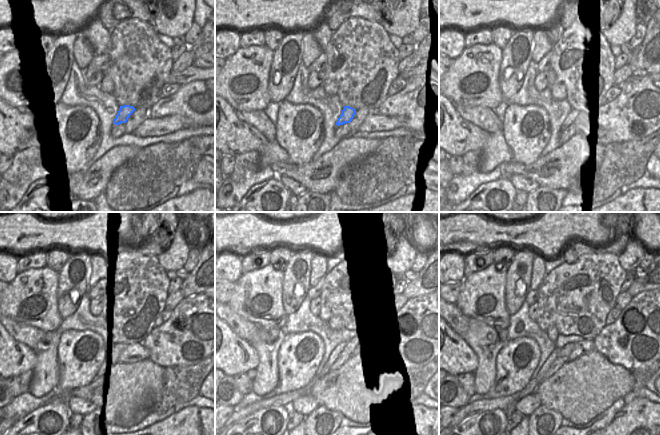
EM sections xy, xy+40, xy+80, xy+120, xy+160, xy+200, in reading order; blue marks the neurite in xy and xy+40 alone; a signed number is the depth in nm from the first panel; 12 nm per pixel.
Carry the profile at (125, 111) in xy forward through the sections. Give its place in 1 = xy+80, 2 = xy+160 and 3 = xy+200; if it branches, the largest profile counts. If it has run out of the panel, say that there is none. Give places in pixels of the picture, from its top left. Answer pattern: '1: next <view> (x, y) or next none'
1: next xy+80 (573, 114)
2: next xy+160 (331, 352)
3: next xy+200 (564, 352)

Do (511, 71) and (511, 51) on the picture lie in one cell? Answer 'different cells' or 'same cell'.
same cell

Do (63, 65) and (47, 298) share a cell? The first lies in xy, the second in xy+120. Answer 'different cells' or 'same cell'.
different cells

